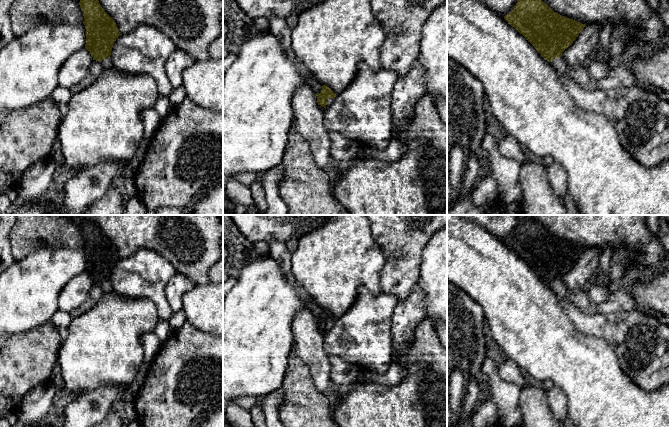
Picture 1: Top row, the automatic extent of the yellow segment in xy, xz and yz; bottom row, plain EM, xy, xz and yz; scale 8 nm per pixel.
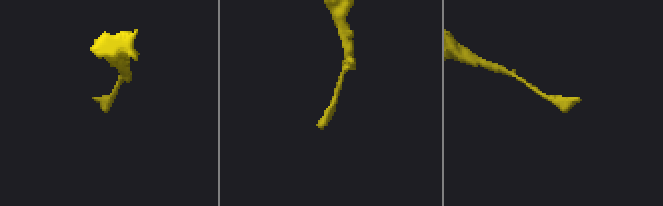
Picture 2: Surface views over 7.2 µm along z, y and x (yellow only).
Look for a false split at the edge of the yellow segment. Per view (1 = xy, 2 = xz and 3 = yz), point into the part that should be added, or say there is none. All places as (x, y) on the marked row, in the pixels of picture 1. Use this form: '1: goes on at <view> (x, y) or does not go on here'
1: goes on at xy (106, 63)
2: goes on at xz (330, 100)
3: goes on at yz (641, 118)

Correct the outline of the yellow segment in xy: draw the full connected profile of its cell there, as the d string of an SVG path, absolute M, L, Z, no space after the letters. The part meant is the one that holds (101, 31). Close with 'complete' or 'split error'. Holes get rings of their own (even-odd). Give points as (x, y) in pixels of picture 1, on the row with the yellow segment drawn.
M80 0L83 24L86 28L85 48L93 60L99 61L103 69L112 67L110 59L112 47L121 35L114 20L103 10L97 0Z; split error

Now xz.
M323 85L320 93L316 94L318 105L321 105L325 109L329 108L334 102L336 94L327 86Z; split error

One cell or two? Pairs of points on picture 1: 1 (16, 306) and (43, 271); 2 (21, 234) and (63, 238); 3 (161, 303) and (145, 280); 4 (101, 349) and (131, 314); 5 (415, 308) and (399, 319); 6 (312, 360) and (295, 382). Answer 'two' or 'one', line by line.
1: one
2: one
3: one
4: one
5: one
6: two

